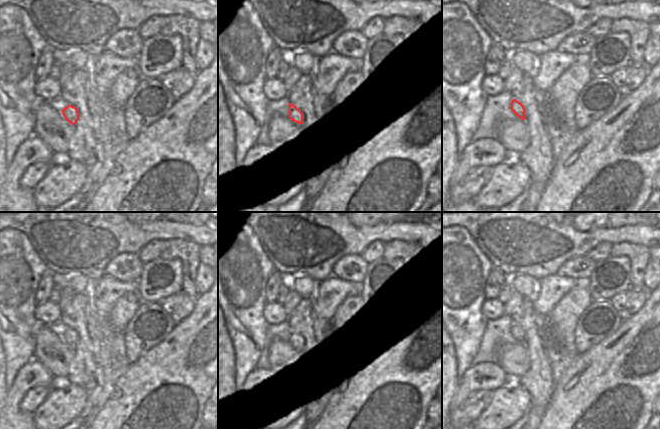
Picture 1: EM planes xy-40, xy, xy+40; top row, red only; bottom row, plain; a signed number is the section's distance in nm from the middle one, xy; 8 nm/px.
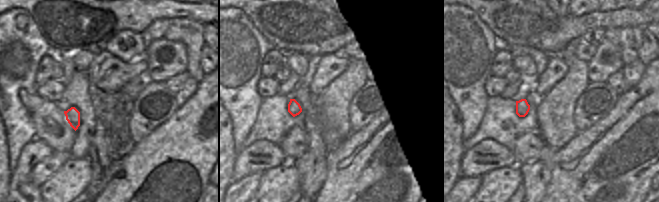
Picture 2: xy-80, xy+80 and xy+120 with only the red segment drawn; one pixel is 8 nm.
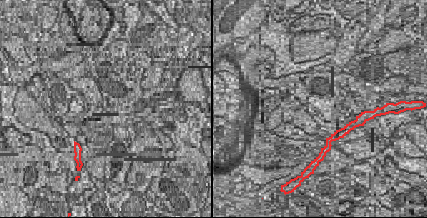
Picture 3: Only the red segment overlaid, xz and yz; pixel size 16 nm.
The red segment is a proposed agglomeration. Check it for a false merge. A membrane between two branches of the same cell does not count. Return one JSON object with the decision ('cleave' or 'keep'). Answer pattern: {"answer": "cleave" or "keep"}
{"answer": "keep"}

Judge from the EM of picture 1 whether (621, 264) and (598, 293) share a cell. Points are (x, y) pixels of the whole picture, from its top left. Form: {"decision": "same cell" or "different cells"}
{"decision": "same cell"}

